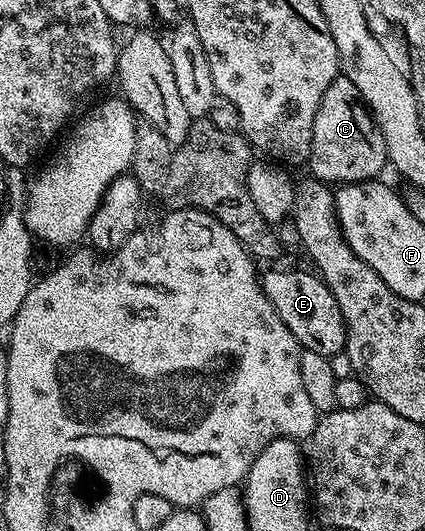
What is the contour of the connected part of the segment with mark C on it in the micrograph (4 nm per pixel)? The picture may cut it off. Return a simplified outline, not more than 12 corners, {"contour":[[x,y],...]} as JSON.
{"contour":[[349,77],[325,89],[310,174],[366,183],[388,166],[375,117]]}

